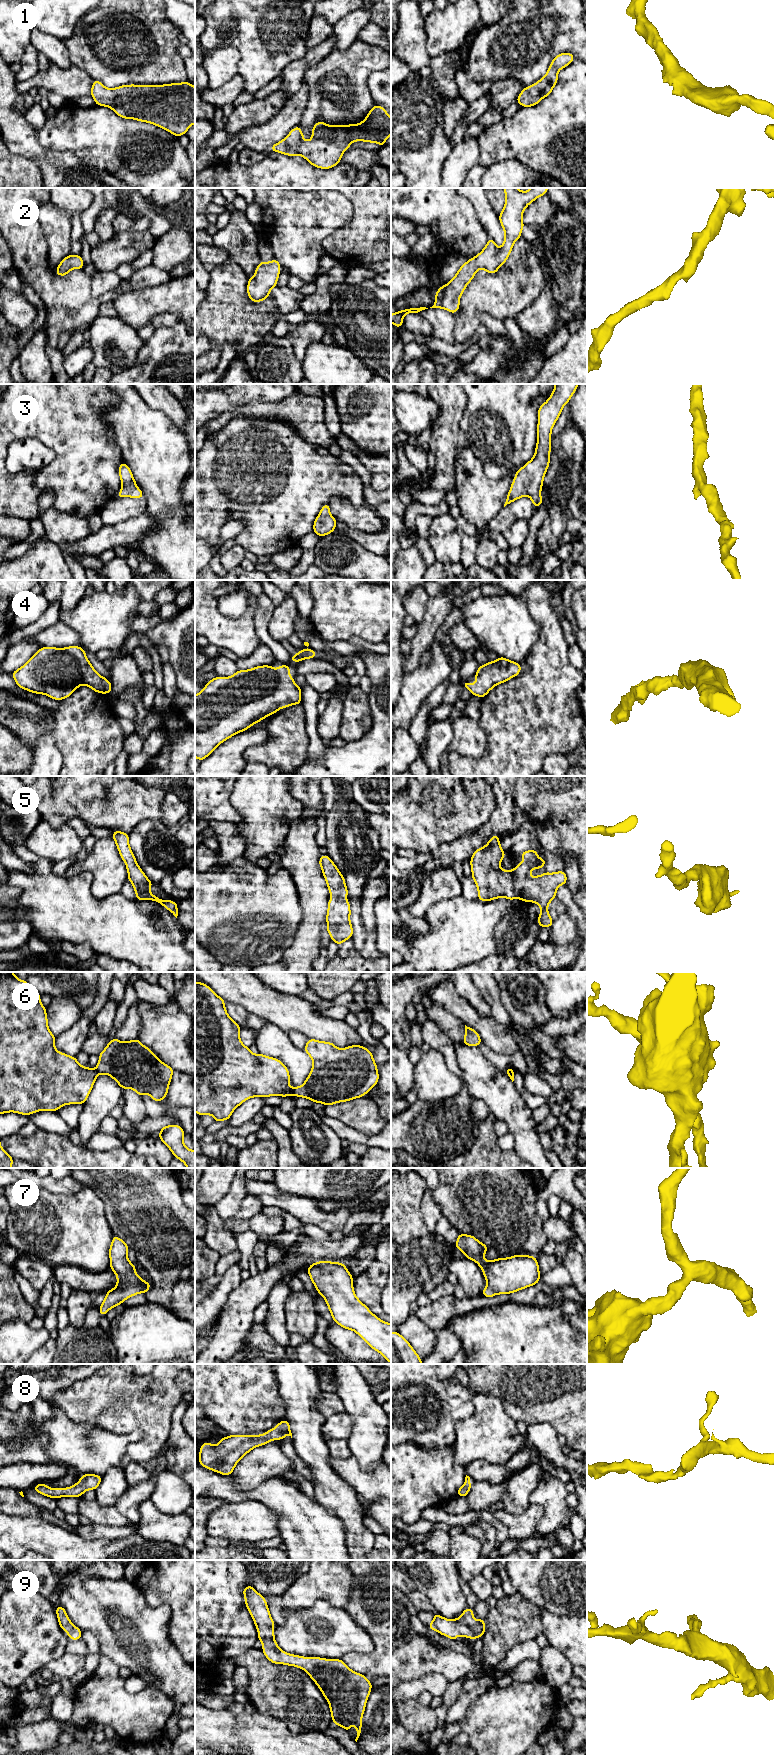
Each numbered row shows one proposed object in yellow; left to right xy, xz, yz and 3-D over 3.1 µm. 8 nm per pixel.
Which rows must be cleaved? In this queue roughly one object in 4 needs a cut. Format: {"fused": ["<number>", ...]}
{"fused": ["6"]}

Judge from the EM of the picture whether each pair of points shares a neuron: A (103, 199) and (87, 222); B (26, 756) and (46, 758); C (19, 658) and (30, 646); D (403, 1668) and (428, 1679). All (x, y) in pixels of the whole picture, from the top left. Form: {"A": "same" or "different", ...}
{"A": "same", "B": "different", "C": "same", "D": "different"}

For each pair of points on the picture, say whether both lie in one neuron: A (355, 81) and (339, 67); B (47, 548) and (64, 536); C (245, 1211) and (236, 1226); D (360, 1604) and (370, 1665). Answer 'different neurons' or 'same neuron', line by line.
A: same neuron
B: different neurons
C: same neuron
D: same neuron

